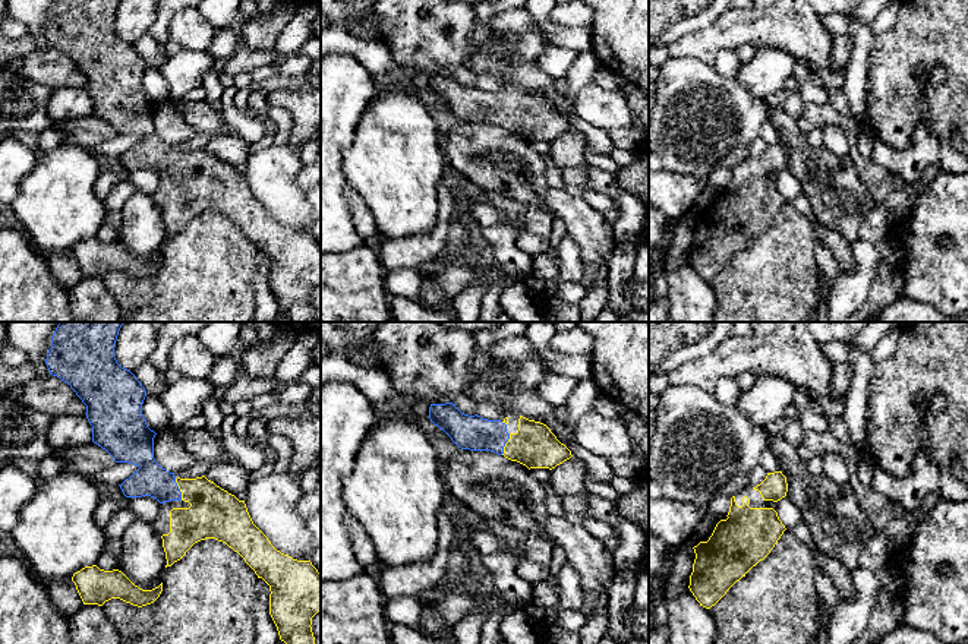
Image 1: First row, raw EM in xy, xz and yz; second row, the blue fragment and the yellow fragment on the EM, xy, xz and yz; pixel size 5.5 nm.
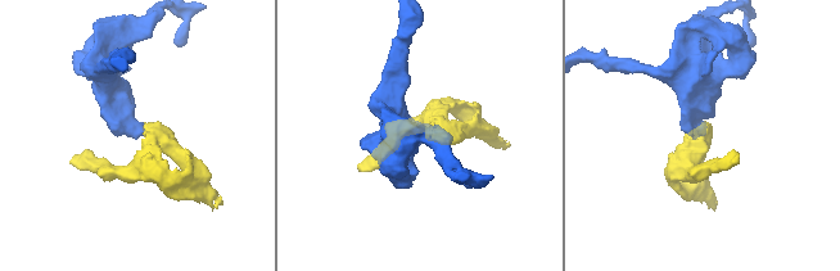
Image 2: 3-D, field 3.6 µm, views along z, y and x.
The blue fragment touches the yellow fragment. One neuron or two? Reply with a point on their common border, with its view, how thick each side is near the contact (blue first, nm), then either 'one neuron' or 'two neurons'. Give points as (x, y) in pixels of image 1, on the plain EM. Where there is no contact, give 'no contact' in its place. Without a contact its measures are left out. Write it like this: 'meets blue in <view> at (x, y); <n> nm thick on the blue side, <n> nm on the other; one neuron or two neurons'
meets blue in xy at (179, 161); 180 nm thick on the blue side, 280 nm on the other; one neuron

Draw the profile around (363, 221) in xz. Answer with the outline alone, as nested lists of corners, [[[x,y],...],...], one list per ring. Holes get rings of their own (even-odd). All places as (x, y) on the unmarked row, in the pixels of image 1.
[[[346,183],[344,193],[351,212],[353,225],[357,234],[366,243],[371,243],[378,236],[376,222],[371,211],[365,206],[357,192],[349,183]]]

